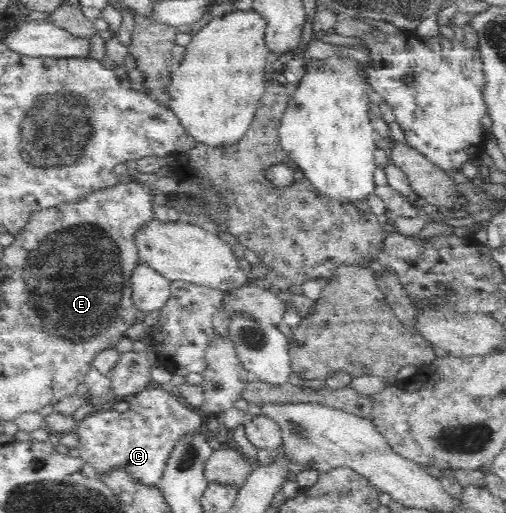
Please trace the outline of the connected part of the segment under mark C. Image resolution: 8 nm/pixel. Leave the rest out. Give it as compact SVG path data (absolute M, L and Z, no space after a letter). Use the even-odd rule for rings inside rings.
M161 388L146 389L129 396L127 402L126 412L99 409L94 416L87 415L79 422L74 430L79 438L79 457L96 472L103 483L114 472L123 472L138 486L158 488L168 454L174 448L178 436L201 424L202 416L182 406L174 391Z

